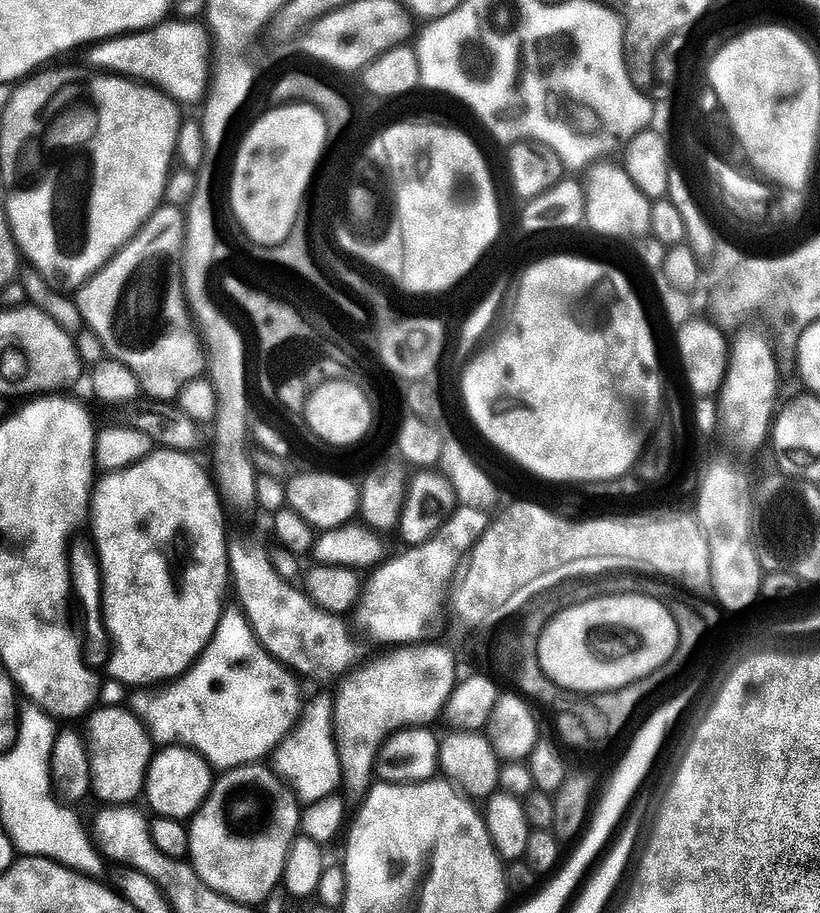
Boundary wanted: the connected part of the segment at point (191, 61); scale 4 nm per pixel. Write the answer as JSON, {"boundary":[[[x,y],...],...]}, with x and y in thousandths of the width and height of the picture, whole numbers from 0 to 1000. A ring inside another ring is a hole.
{"boundary":[[[206,20],[177,35],[121,44],[118,48],[106,49],[106,57],[106,73],[194,96],[221,116],[243,115],[254,103],[261,73],[261,45],[252,30],[238,21]]]}

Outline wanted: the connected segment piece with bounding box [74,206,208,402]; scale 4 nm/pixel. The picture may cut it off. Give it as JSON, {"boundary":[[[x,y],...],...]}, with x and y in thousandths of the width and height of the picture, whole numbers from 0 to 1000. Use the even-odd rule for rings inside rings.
{"boundary":[[[195,227],[172,248],[171,255],[152,272],[146,273],[146,277],[129,292],[111,302],[90,324],[98,349],[106,363],[123,371],[128,387],[140,398],[151,399],[167,412],[174,433],[188,438],[218,439],[224,426],[240,419],[254,402],[249,373],[239,352],[234,349],[234,338],[229,335],[224,318],[222,286],[228,251],[227,237],[221,229]]]}

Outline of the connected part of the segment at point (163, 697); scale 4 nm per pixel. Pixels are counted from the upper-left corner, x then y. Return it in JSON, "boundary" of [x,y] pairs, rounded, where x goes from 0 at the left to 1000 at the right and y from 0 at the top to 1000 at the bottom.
{"boundary":[[[278,664],[261,699],[233,734],[189,756],[167,757],[159,775],[179,793],[191,816],[233,819],[263,843],[294,841],[326,834],[361,801],[373,775],[365,748],[367,746],[320,708],[296,666]]]}

